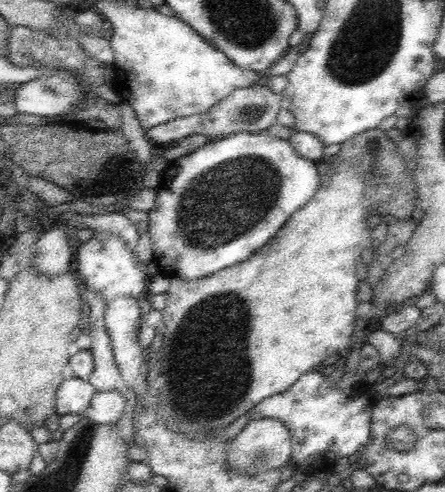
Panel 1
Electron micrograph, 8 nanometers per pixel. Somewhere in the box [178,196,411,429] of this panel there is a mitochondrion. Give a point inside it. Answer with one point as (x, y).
(226, 314)

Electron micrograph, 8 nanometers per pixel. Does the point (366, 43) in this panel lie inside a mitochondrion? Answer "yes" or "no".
yes

